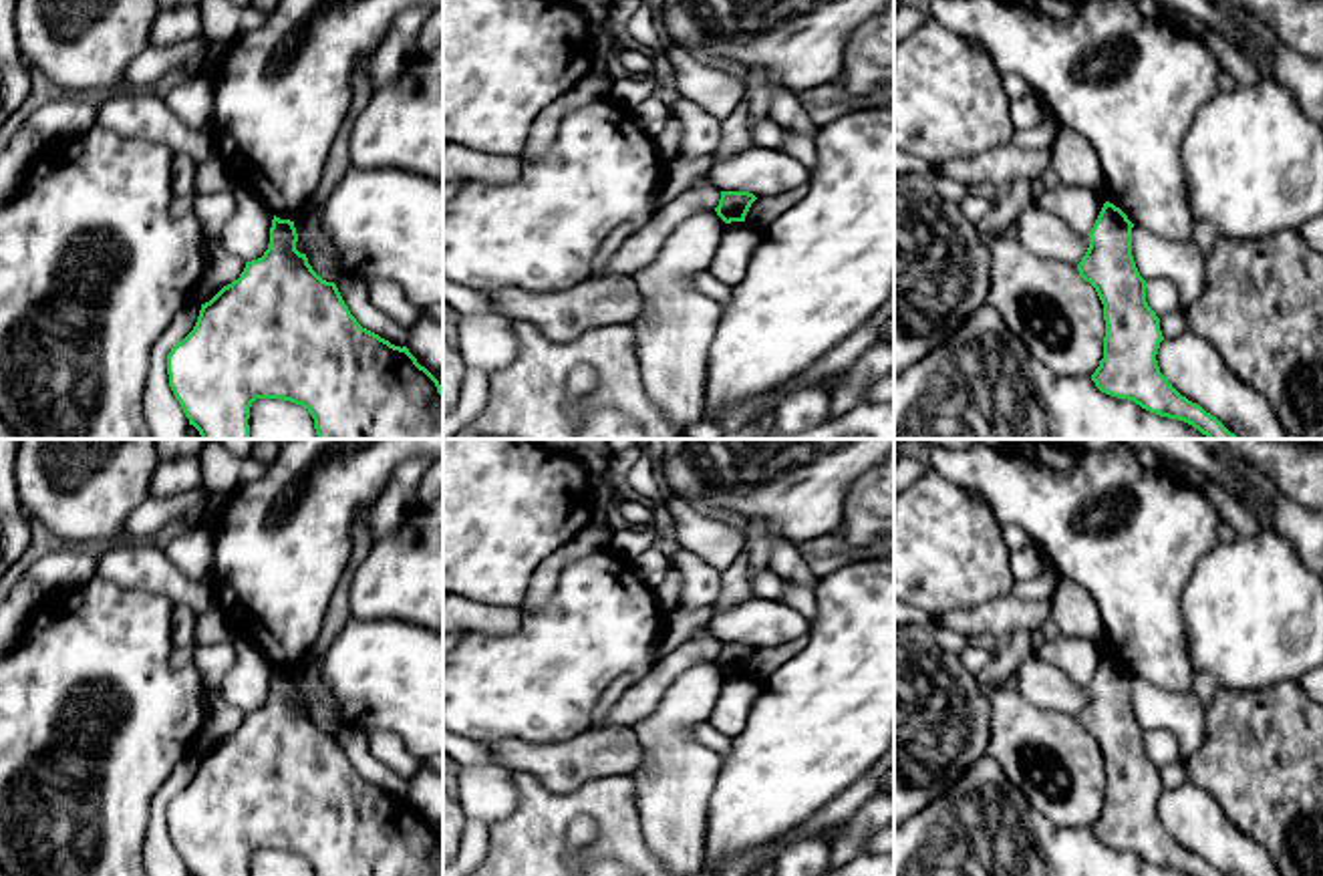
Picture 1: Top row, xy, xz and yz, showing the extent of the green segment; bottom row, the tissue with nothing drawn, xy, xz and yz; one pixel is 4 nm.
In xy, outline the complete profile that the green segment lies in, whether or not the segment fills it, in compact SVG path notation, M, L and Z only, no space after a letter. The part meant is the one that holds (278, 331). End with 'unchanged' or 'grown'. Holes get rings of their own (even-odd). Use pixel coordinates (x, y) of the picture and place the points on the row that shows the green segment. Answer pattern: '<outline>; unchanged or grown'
M274 215L262 258L246 262L238 280L201 304L193 330L167 354L169 387L201 439L250 439L250 407L256 399L302 405L318 439L443 439L443 389L407 346L395 346L362 328L334 282L322 280L296 250L294 222Z; unchanged

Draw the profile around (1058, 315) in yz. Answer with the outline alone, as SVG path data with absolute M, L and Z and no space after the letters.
M1013 232L989 242L987 302L1055 377L1091 377L1104 358L1104 304L1077 266L1029 250Z

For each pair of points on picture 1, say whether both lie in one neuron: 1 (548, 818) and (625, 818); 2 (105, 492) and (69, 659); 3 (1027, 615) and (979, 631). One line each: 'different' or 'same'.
1: same
2: different
3: same

